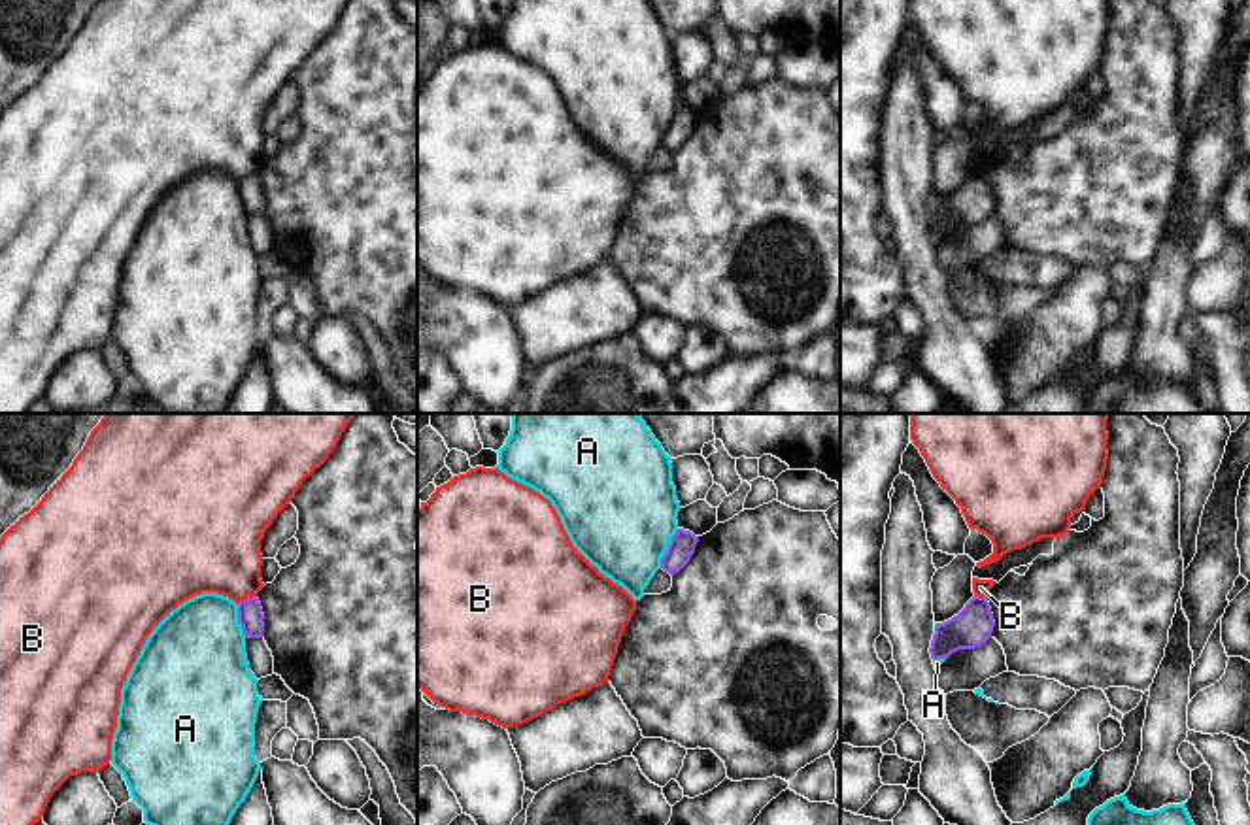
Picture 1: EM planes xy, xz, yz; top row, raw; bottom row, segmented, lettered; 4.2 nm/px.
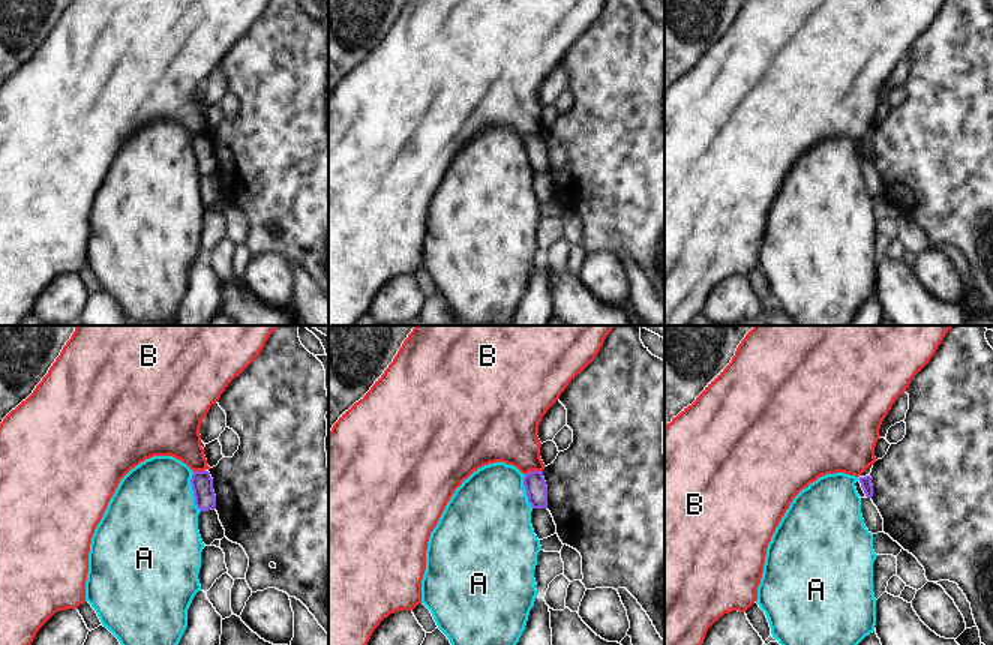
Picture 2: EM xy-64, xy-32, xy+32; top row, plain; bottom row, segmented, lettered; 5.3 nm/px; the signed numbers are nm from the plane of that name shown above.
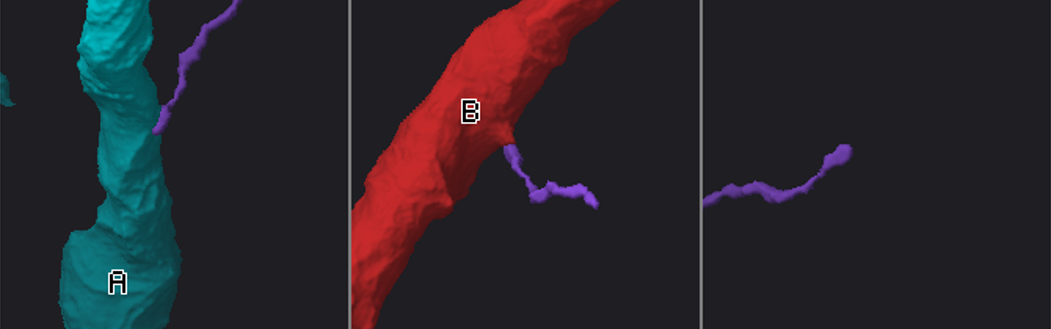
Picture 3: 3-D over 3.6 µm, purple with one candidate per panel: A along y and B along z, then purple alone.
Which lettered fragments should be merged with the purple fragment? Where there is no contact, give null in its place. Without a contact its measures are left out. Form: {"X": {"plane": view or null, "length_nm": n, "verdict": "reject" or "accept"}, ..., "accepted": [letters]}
{"A": {"plane": "xz", "length_nm": 190, "verdict": "reject"}, "B": {"plane": "xy", "length_nm": 90, "verdict": "reject"}, "accepted": []}

